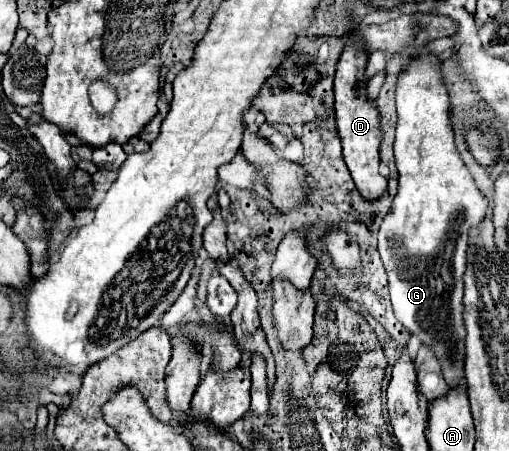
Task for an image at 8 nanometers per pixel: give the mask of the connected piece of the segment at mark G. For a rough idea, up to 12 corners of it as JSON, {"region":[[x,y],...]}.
{"region":[[441,61],[399,73],[377,233],[397,319],[463,385],[463,271],[487,215]]}

